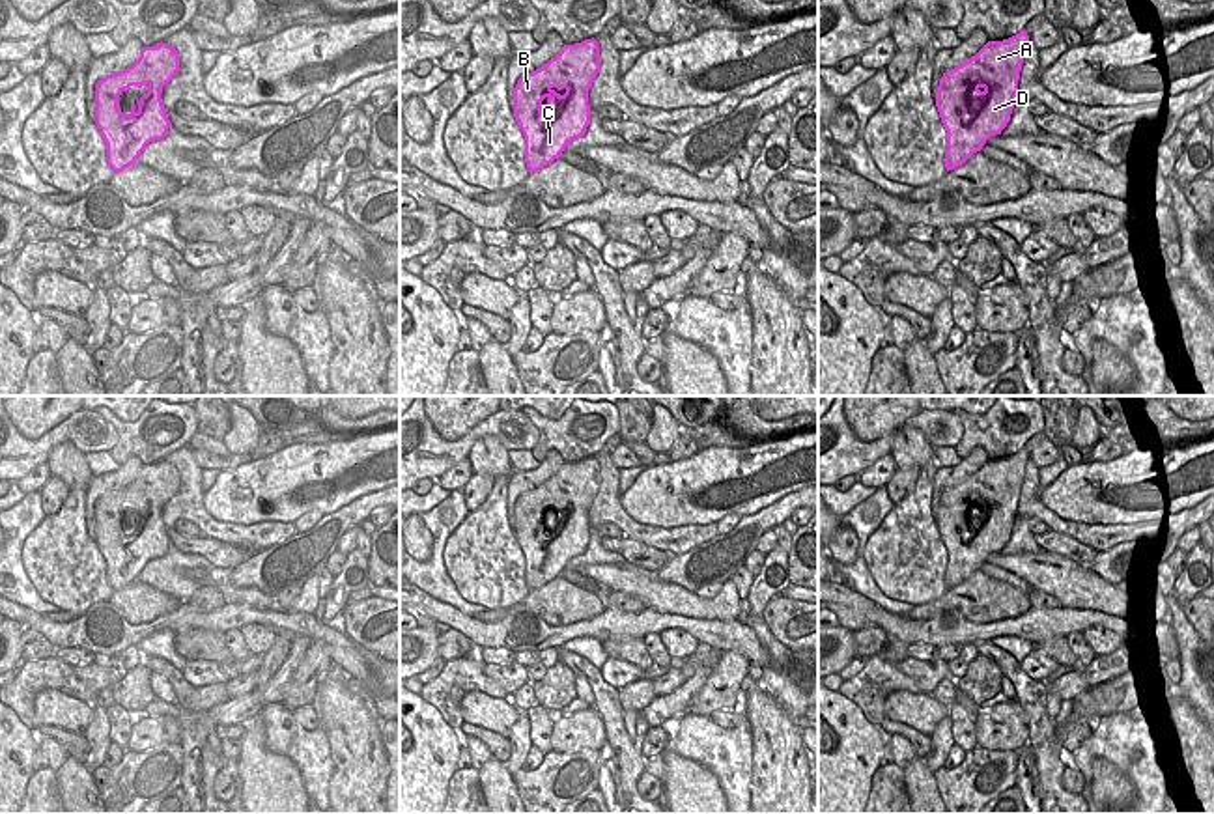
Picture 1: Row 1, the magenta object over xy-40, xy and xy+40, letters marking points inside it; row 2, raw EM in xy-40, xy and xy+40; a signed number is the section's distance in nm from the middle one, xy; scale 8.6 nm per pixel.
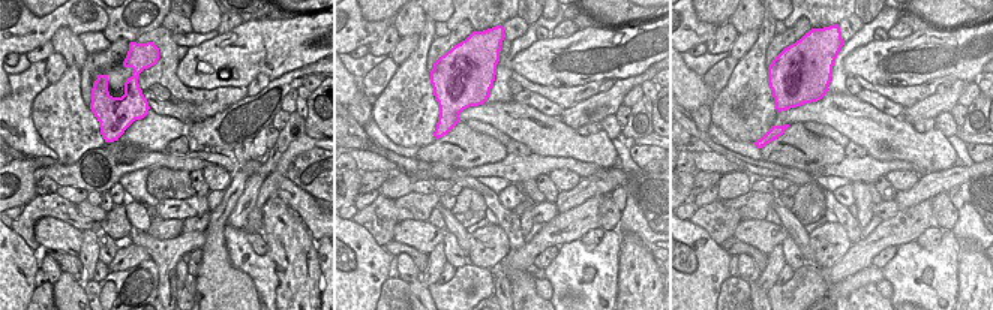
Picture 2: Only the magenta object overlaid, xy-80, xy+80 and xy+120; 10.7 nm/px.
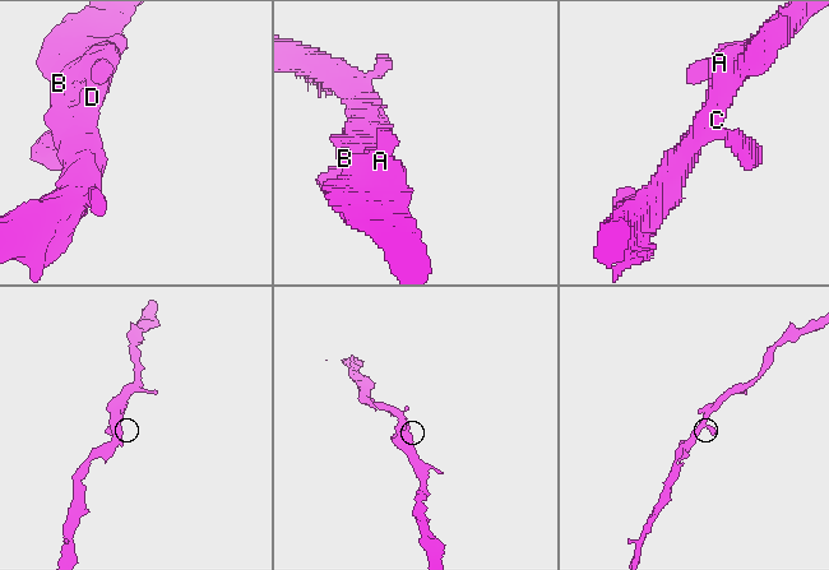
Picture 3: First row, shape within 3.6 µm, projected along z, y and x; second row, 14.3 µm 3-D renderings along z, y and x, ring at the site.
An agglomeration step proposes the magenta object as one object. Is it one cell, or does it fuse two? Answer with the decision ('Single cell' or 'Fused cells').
Single cell.

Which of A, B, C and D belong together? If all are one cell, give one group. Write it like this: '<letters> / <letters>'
A B C D

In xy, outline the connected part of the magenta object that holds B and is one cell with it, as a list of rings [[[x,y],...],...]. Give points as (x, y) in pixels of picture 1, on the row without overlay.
[[[585,457],[564,463],[514,506],[514,534],[525,554],[529,590],[551,582],[590,541],[588,508],[600,489],[600,463]]]

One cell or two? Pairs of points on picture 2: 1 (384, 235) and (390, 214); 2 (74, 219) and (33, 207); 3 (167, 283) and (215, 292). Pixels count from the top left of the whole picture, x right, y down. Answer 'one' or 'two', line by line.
1: one
2: one
3: two

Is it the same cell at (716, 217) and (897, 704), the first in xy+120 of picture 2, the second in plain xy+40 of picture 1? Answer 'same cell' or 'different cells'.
different cells

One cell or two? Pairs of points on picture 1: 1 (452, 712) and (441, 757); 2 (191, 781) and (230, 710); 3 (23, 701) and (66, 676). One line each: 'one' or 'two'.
1: two
2: one
3: one

